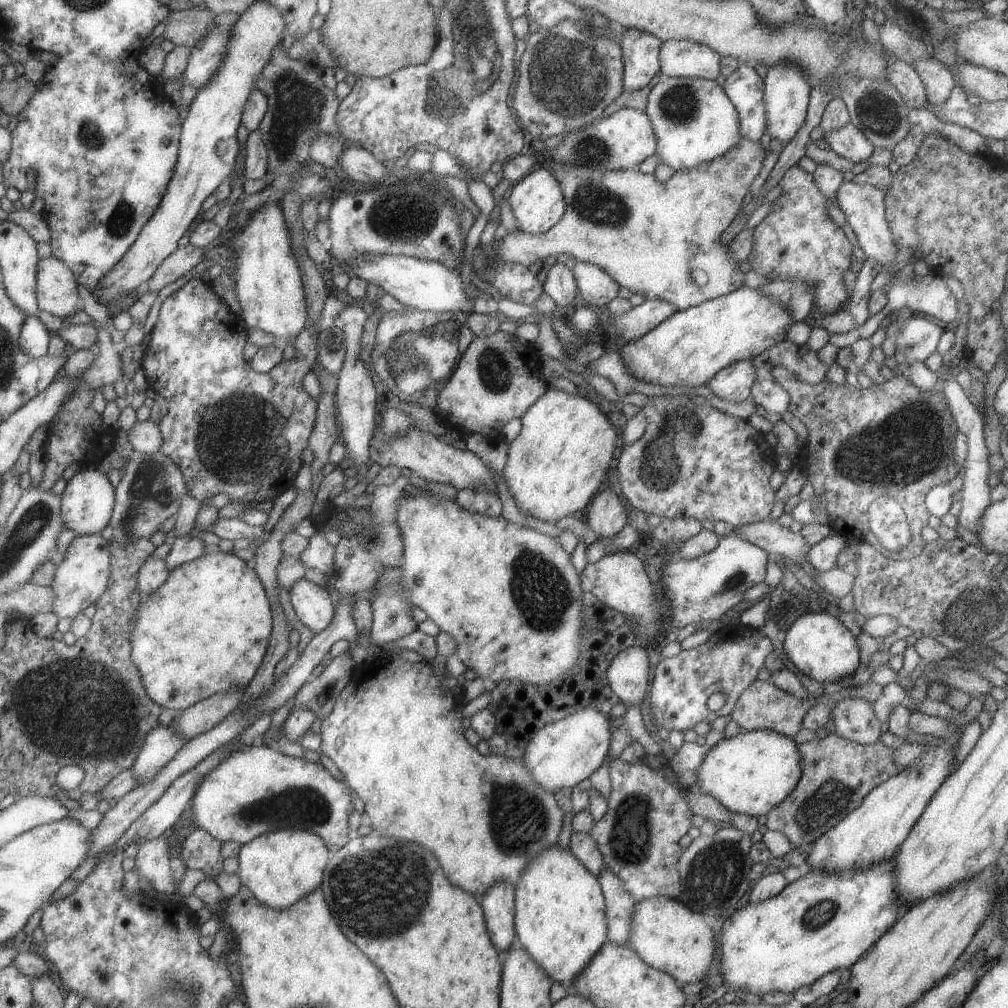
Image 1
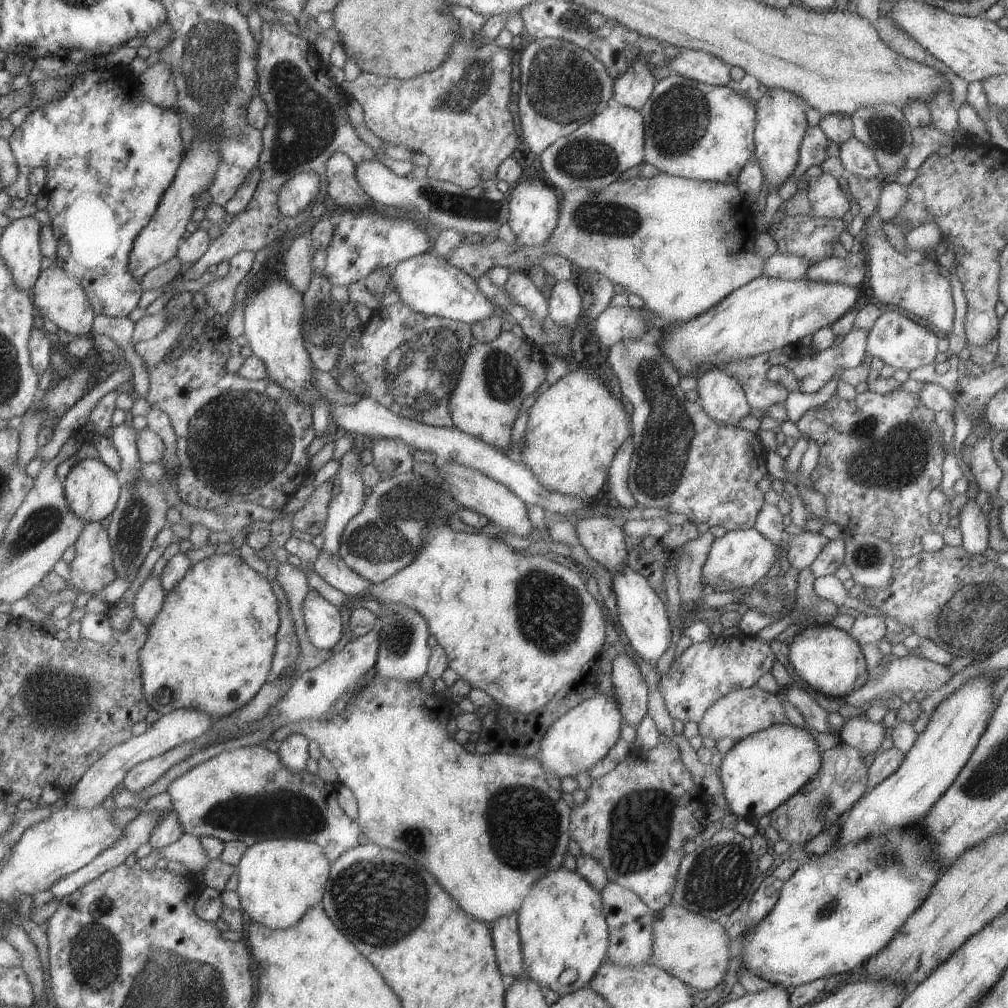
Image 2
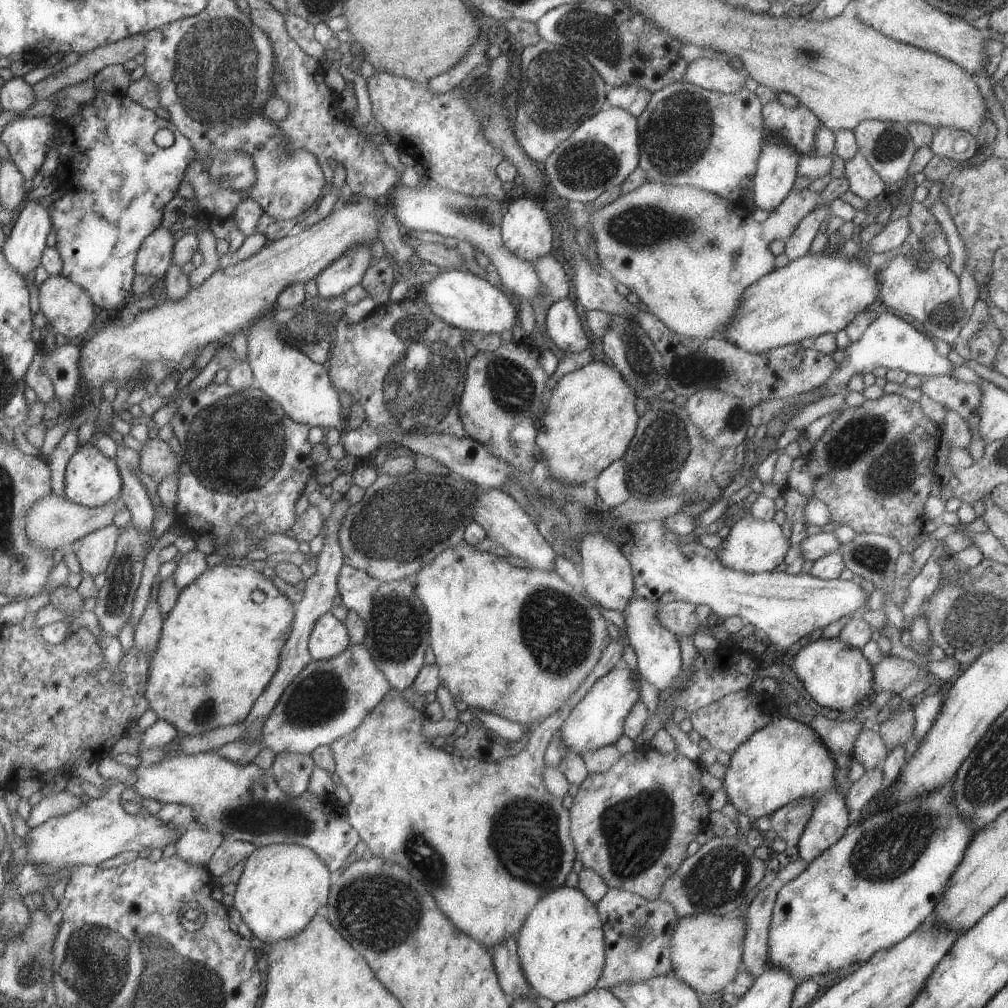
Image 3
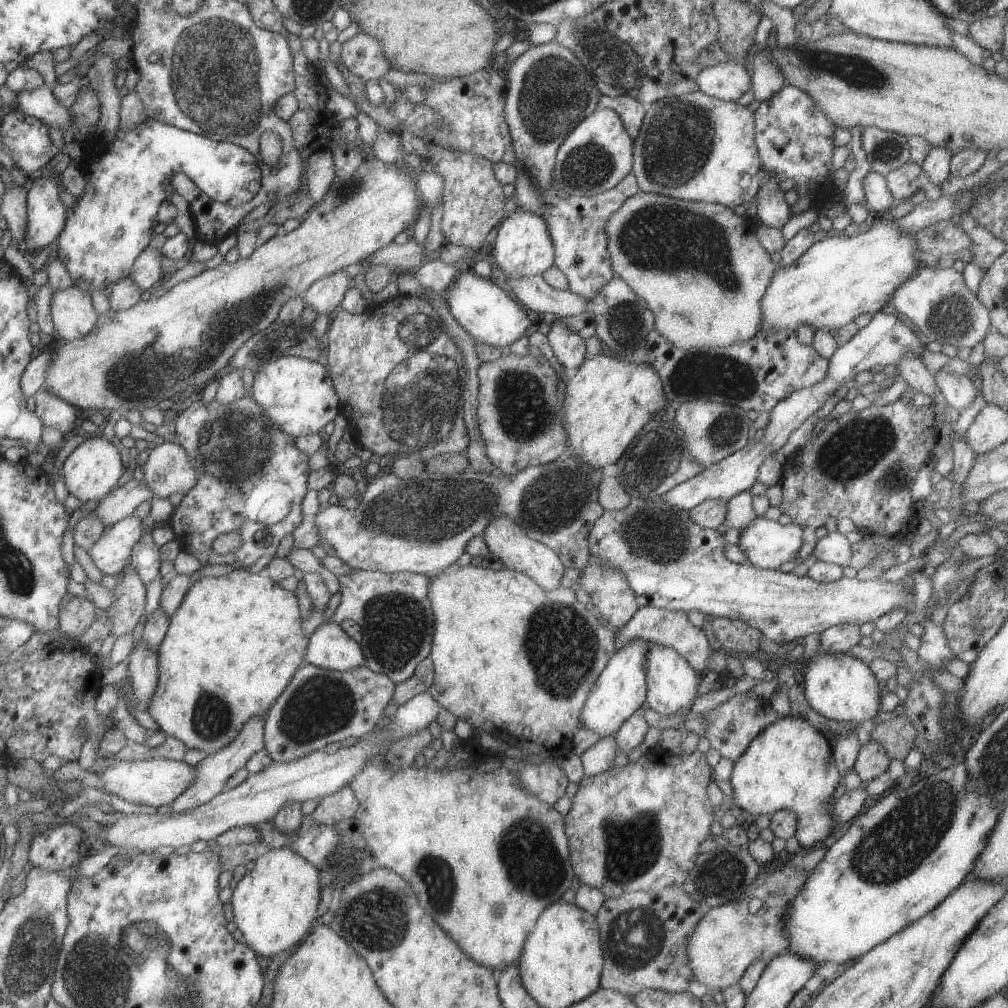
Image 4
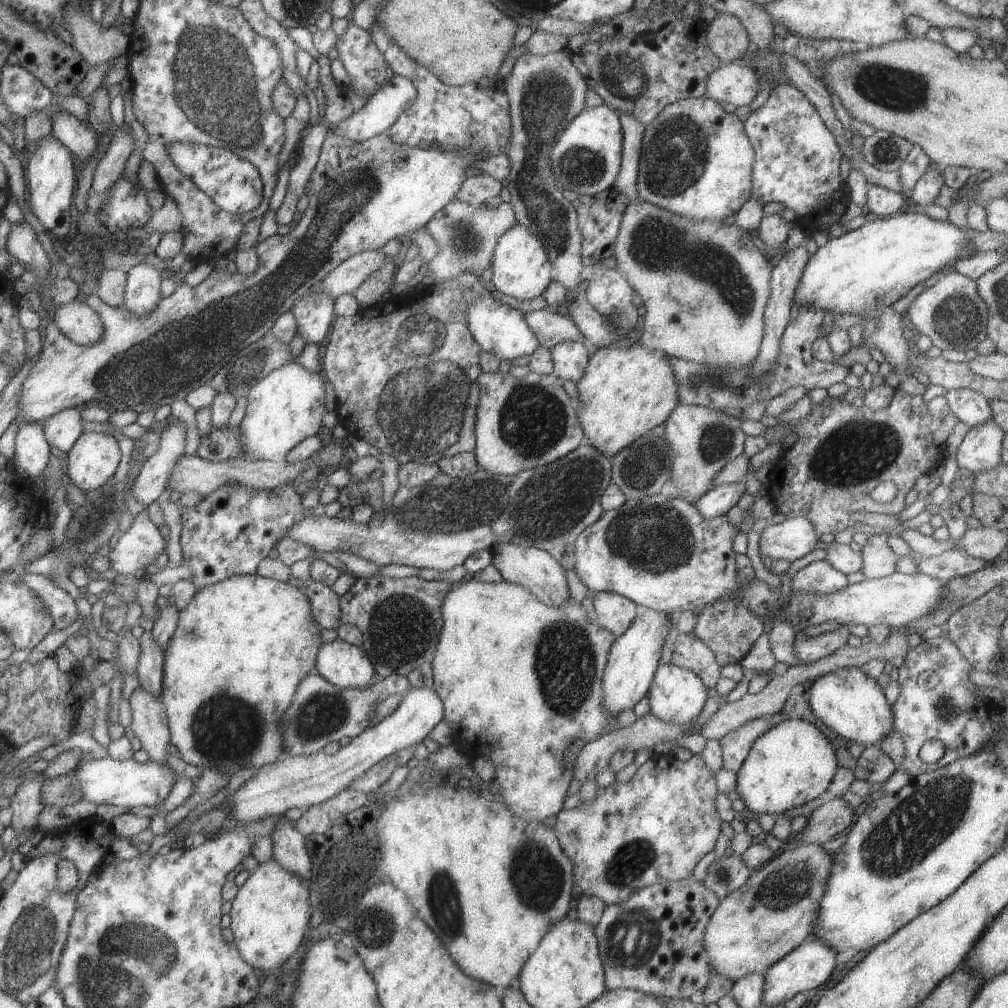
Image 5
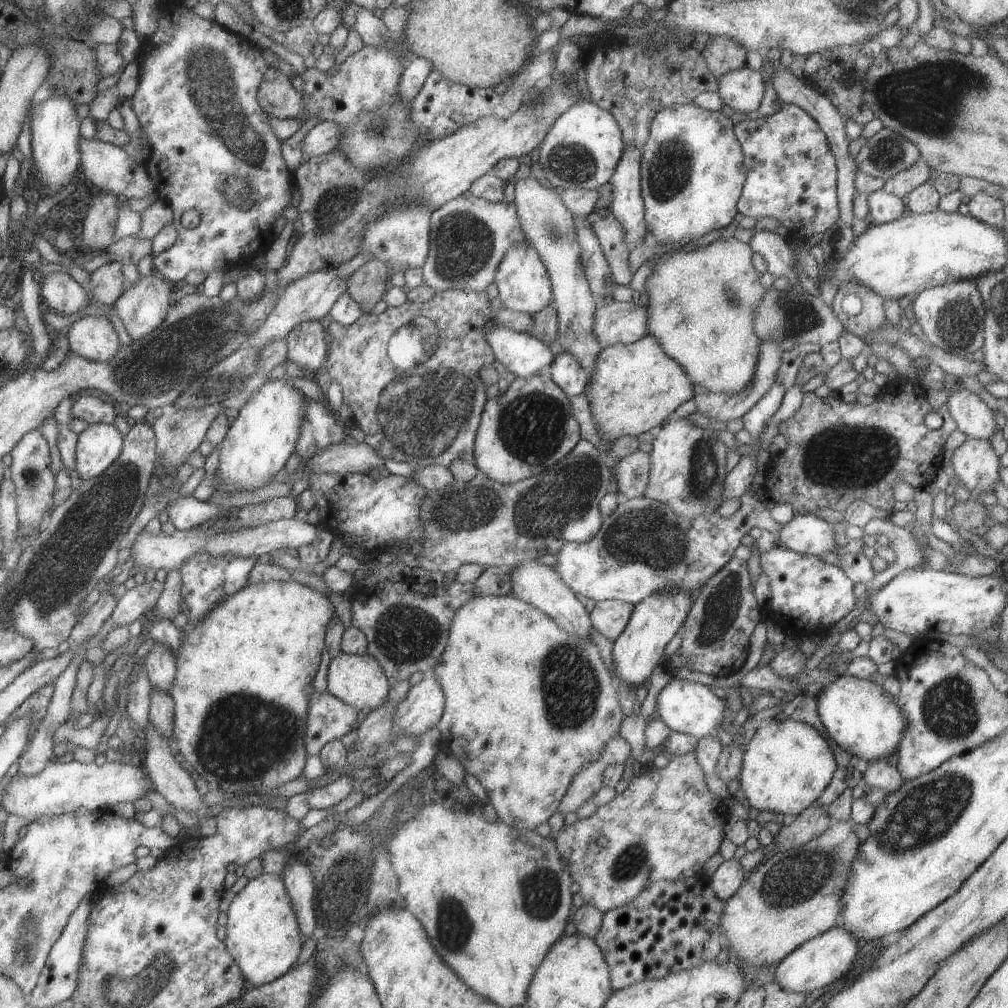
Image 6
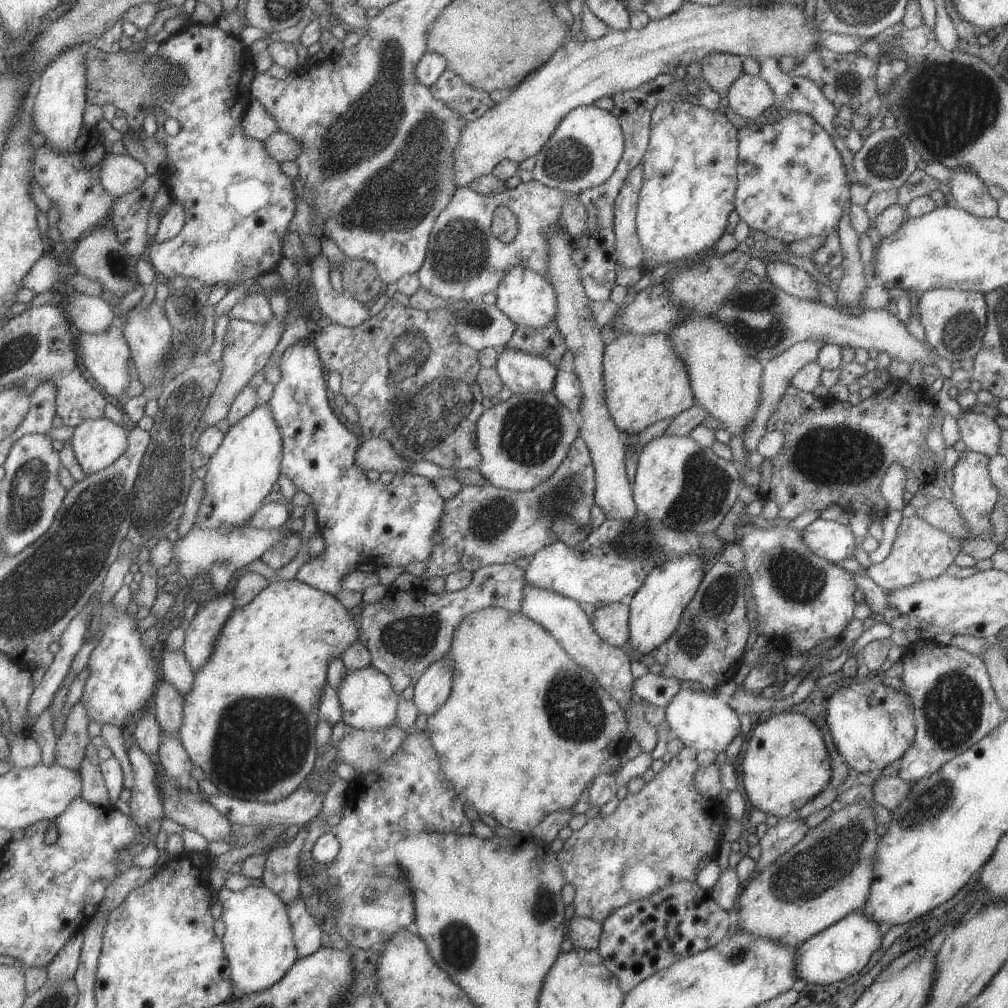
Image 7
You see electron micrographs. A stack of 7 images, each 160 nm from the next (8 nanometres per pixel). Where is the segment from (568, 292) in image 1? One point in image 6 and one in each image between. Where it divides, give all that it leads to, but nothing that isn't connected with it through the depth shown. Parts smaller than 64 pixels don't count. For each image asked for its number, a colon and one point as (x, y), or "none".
2: (564, 303)
3: (563, 326)
4: (568, 347)
5: (569, 358)
6: (566, 372)

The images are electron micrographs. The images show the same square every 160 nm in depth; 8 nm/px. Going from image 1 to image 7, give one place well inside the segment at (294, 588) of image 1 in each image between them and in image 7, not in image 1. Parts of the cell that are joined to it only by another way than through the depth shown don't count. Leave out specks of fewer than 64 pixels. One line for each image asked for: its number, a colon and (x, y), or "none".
2: (322, 621)
3: (328, 636)
4: (328, 646)
5: (342, 664)
6: (358, 680)
7: (367, 700)

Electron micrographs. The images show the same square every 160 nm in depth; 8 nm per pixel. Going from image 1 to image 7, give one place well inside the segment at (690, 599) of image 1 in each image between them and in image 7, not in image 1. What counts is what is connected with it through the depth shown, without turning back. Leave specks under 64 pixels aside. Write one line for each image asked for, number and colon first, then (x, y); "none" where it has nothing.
2: (738, 559)
3: (751, 546)
4: (766, 544)
5: (791, 539)
6: (807, 534)
7: (830, 540)

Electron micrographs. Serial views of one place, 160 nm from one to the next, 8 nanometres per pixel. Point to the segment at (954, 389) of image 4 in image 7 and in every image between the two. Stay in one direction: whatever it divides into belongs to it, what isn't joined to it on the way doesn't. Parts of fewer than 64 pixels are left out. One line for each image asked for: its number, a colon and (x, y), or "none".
5: (970, 407)
6: (971, 416)
7: (979, 433)

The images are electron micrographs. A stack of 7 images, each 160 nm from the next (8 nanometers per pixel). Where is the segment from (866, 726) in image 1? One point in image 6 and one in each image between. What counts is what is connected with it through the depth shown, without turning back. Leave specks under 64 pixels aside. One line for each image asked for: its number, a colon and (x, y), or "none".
2: (858, 731)
3: (868, 748)
4: (871, 760)
5: (873, 766)
6: (882, 773)

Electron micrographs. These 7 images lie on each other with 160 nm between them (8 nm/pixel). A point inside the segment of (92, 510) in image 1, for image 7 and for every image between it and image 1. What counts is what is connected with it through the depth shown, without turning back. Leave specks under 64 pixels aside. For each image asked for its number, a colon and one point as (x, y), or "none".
2: (91, 490)
3: (91, 479)
4: (90, 472)
5: (91, 461)
6: (97, 446)
7: (96, 443)

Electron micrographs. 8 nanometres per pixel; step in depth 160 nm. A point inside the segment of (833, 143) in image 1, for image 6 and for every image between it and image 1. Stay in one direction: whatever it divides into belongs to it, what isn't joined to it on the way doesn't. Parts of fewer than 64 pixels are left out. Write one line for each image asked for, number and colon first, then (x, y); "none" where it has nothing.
2: (856, 158)
3: (863, 181)
4: (878, 200)
5: (881, 202)
6: (883, 206)

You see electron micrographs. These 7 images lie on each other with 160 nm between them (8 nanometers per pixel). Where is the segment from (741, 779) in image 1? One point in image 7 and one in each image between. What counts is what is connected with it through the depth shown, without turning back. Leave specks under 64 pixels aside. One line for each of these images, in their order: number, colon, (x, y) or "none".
2: (759, 772)
3: (785, 760)
4: (789, 765)
5: (791, 763)
6: (786, 765)
7: (785, 764)

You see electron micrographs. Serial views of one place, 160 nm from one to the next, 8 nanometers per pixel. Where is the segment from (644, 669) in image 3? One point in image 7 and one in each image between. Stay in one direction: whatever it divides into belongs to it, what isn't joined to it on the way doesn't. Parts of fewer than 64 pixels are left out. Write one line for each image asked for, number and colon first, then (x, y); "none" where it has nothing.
4: (671, 683)
5: (676, 695)
6: (688, 707)
7: (701, 722)

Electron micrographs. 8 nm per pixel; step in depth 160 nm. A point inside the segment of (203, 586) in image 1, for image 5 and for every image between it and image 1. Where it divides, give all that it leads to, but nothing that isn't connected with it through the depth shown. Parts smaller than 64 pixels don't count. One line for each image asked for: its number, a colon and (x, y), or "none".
2: (210, 646)
3: (219, 644)
4: (230, 648)
5: (240, 646)

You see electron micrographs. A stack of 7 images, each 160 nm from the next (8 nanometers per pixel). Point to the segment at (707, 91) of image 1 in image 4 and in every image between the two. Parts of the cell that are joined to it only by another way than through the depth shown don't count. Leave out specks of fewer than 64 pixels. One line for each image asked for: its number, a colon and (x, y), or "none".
2: (703, 132)
3: (688, 135)
4: (694, 147)

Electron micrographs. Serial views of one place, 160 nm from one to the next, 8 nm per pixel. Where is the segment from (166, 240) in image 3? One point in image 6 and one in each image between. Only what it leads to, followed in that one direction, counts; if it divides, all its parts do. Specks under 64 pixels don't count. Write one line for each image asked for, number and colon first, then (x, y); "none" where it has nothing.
4: (146, 271)
5: (141, 292)
6: (140, 307)

